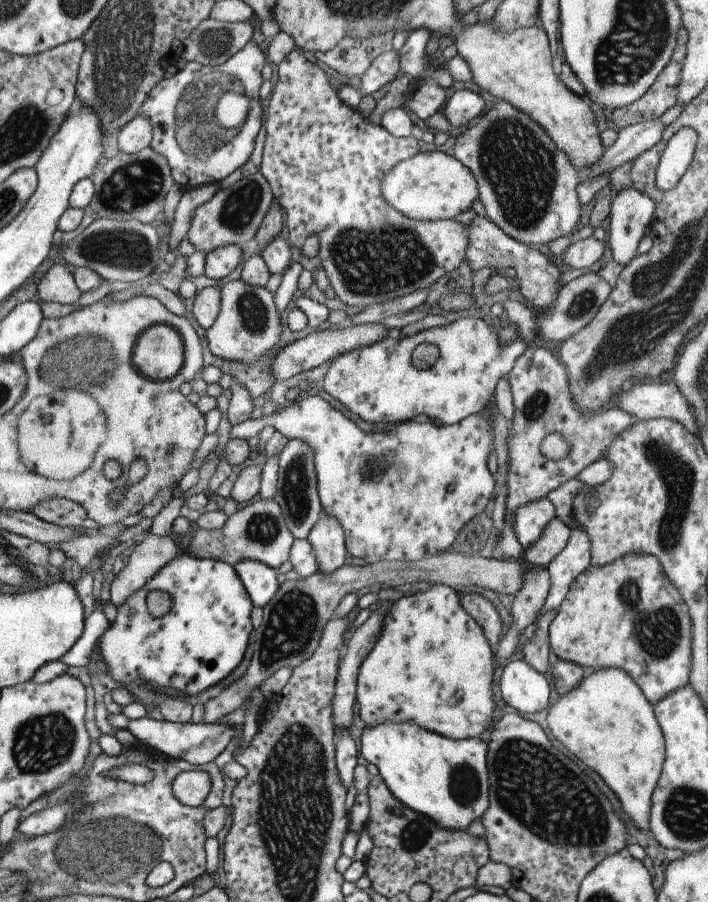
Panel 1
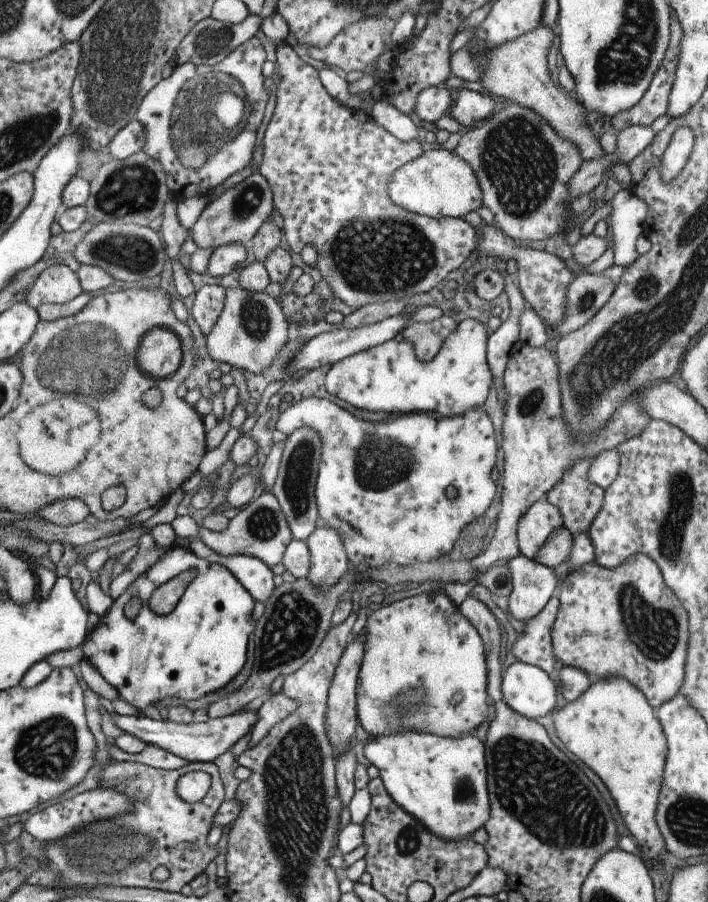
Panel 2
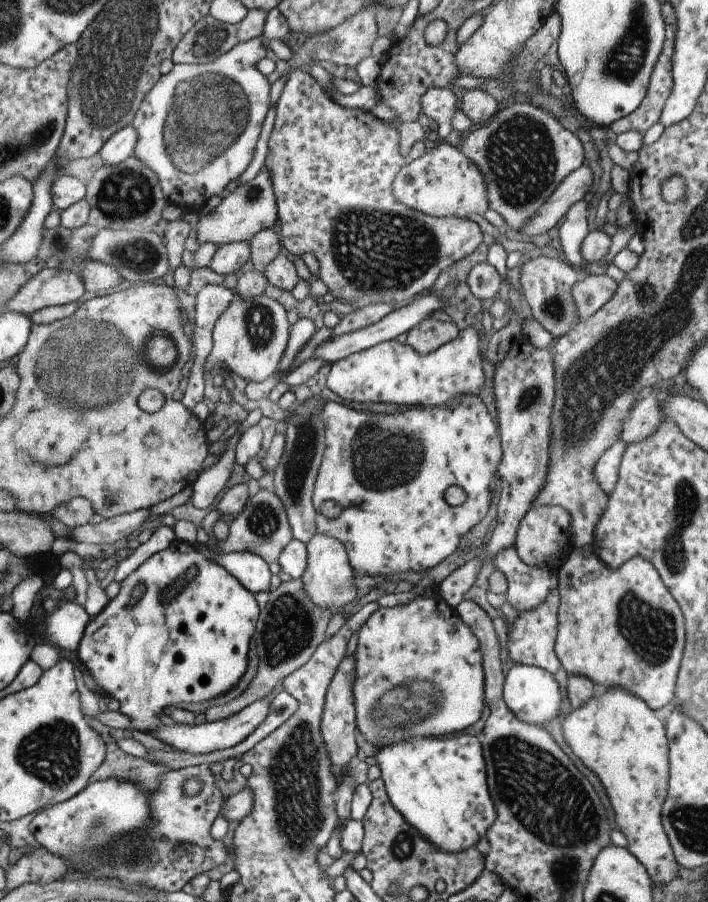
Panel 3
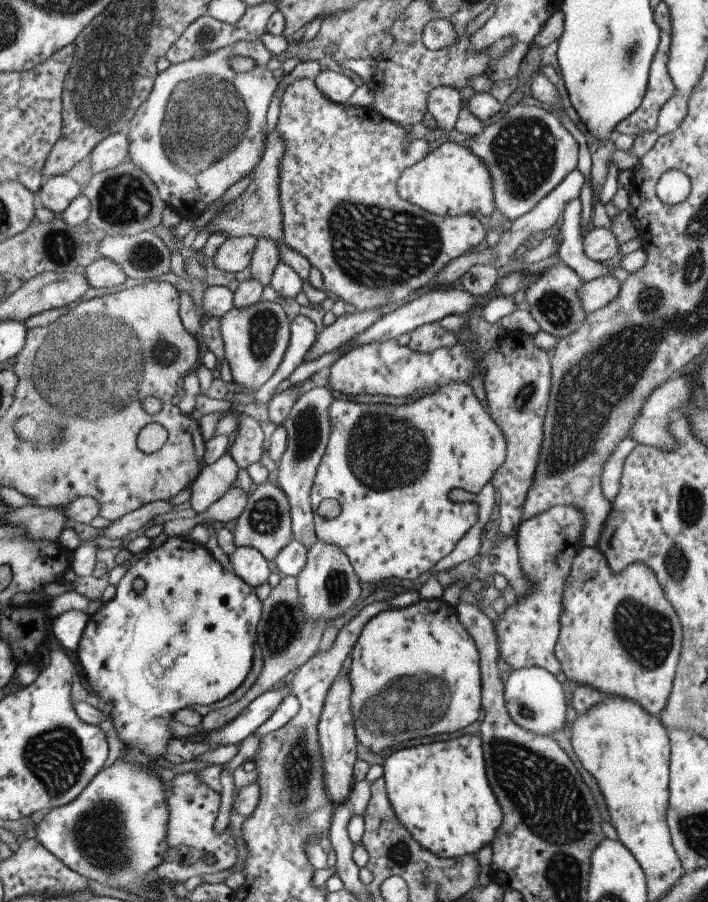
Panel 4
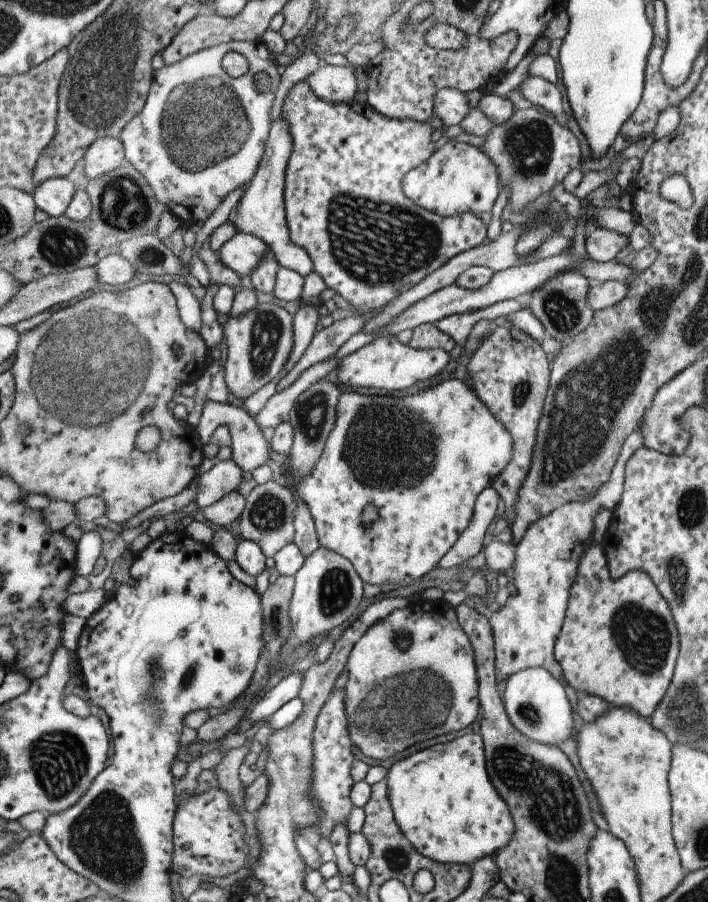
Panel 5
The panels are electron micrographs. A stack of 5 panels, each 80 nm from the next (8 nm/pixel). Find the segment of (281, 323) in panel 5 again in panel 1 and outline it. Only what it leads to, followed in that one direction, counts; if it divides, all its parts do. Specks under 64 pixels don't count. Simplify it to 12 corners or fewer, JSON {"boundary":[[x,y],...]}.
{"boundary":[[265,287],[220,288],[209,352],[252,365],[279,336]]}

